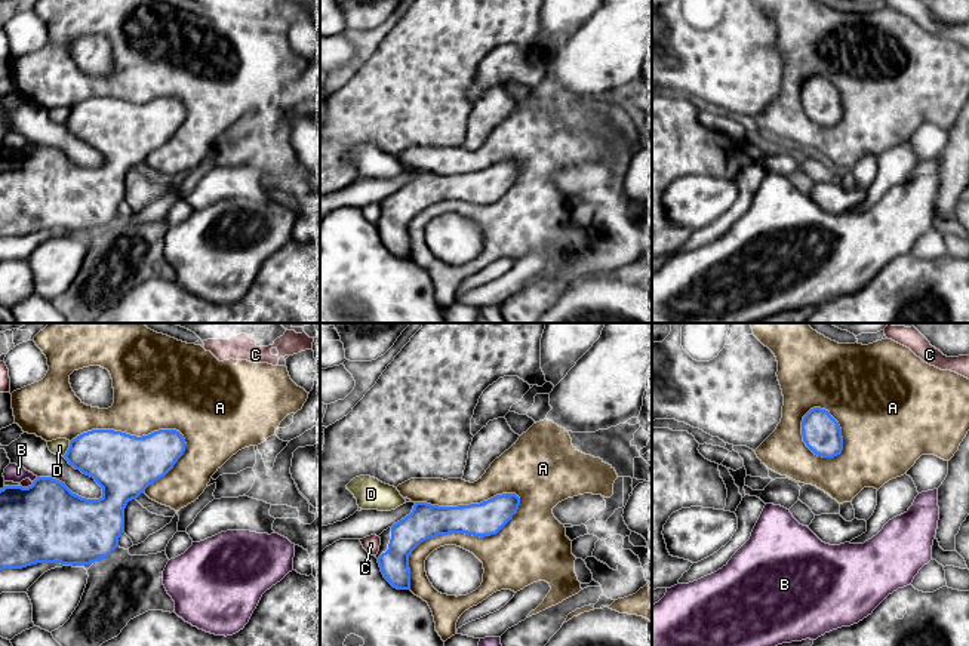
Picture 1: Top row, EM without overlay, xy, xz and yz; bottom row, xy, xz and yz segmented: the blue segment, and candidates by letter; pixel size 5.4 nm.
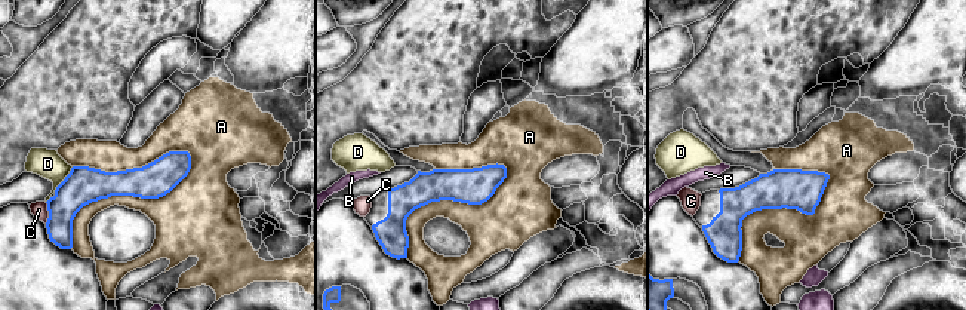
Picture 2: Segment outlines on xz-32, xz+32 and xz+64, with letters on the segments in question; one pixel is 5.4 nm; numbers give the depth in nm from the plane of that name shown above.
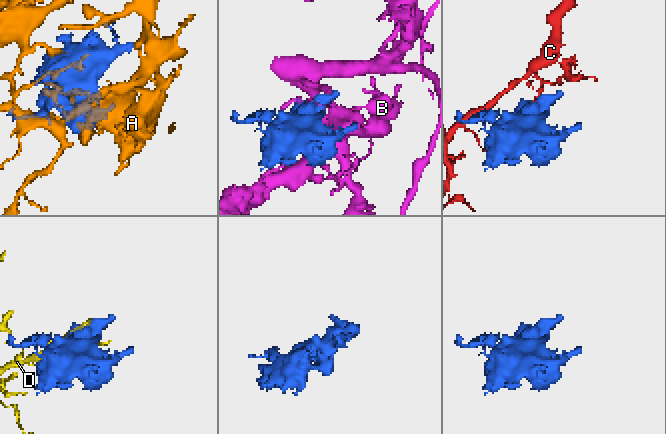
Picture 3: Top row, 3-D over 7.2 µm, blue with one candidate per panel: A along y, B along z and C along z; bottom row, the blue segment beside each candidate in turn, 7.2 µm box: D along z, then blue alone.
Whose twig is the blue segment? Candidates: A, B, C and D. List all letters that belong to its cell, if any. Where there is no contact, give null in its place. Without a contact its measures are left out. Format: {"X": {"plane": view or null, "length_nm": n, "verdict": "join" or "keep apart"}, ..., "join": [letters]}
{"A": {"plane": "xz", "length_nm": 800, "verdict": "join"}, "B": {"plane": "xy", "length_nm": 40, "verdict": "keep apart"}, "C": {"plane": "xy", "length_nm": 80, "verdict": "keep apart"}, "D": {"plane": "xy", "length_nm": 90, "verdict": "keep apart"}, "join": ["A"]}

